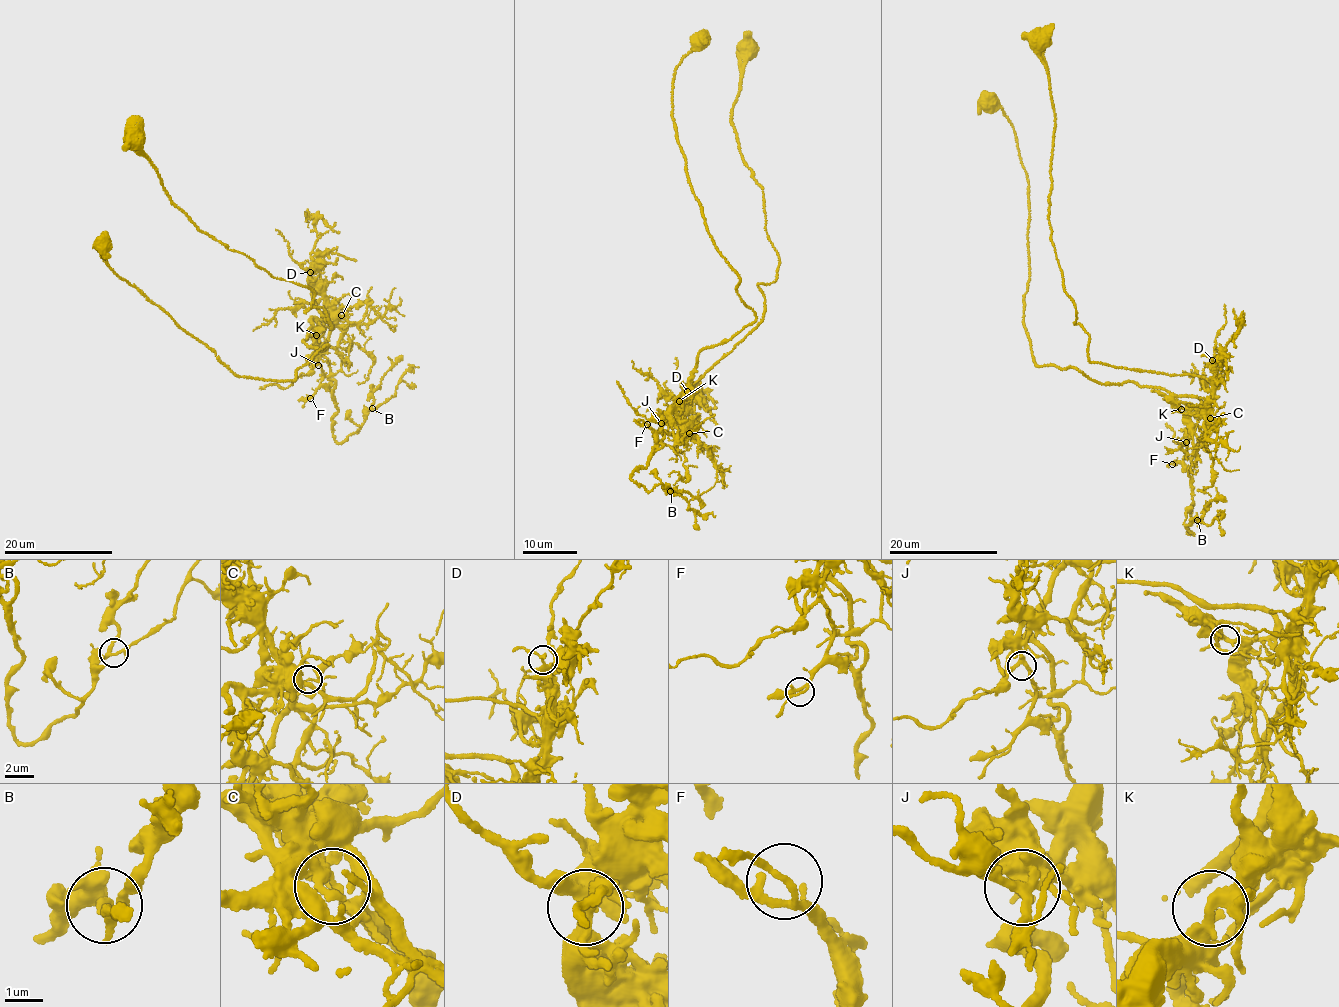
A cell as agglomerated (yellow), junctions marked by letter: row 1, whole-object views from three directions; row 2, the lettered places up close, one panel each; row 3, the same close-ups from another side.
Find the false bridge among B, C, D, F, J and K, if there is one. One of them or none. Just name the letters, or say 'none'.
C

